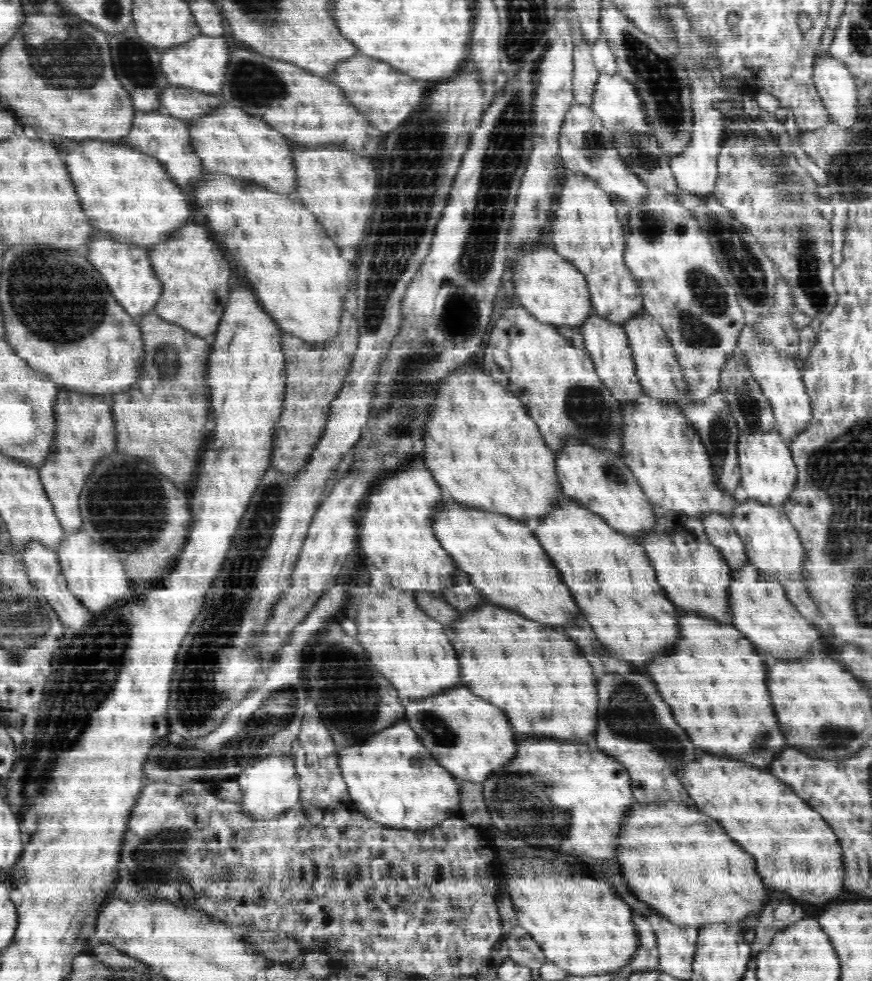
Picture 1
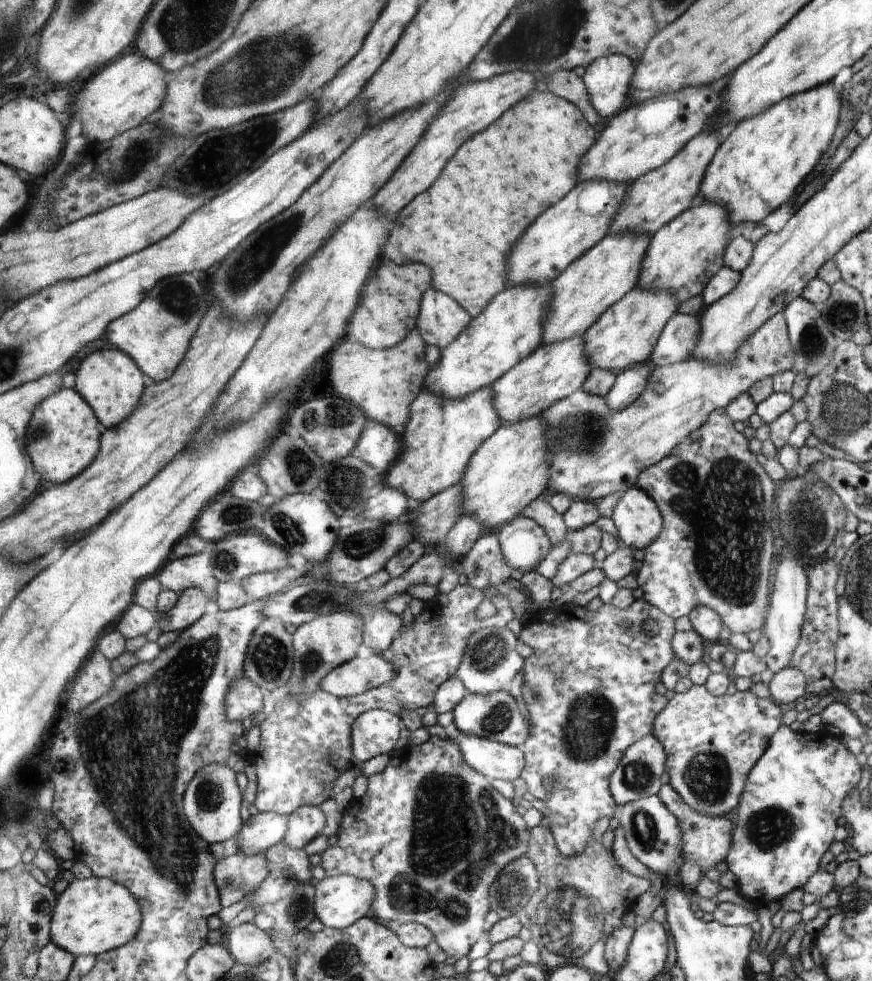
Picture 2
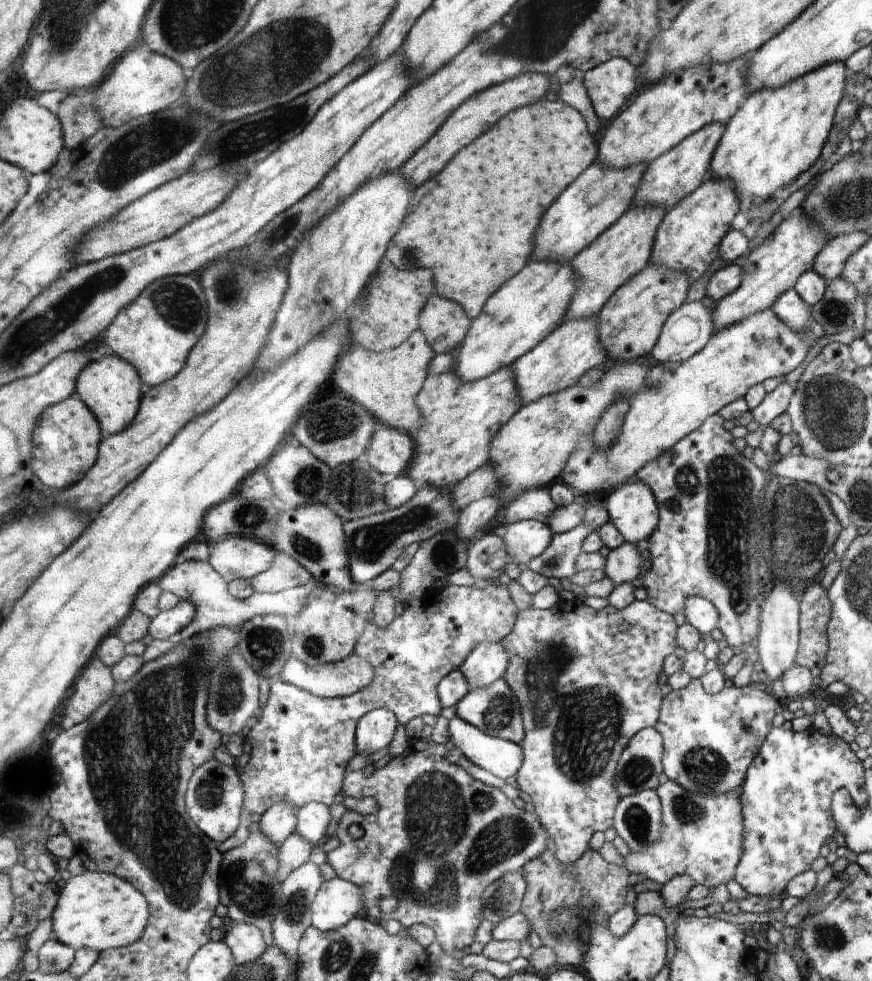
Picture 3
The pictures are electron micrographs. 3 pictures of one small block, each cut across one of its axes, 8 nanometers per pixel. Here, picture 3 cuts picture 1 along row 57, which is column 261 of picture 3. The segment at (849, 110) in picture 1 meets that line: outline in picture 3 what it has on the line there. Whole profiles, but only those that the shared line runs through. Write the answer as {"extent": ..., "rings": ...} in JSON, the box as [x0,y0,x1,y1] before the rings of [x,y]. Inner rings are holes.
{"extent":[258,802,299,844],"rings":[[[277,802],[272,805],[266,813],[262,814],[258,822],[262,836],[272,844],[282,844],[296,830],[298,810],[299,808],[290,802]]]}

